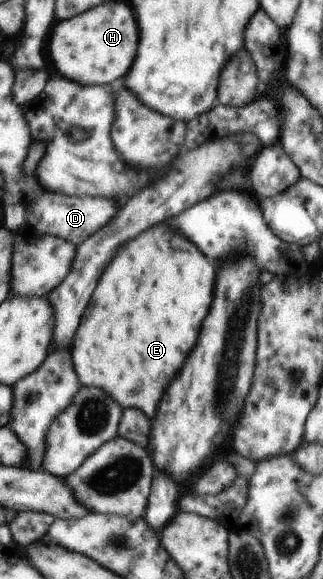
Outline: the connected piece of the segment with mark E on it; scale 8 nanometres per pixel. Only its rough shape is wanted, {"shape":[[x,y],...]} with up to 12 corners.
{"shape":[[166,222],[122,244],[72,342],[84,386],[152,420],[212,304]]}

